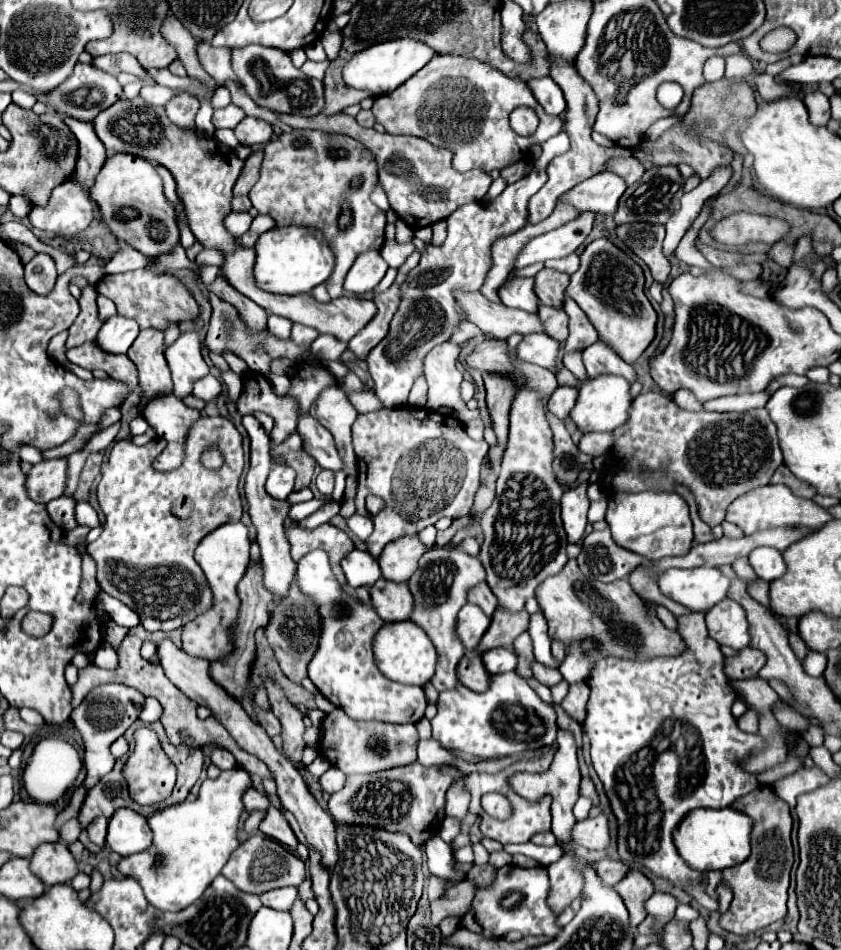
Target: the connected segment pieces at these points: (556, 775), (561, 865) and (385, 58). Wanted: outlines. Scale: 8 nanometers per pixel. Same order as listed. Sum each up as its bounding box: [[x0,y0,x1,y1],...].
[[509,728,581,842],[547,854,585,914],[343,38,435,96]]

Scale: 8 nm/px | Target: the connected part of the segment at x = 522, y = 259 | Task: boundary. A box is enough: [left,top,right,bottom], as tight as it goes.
[513,212,595,270]

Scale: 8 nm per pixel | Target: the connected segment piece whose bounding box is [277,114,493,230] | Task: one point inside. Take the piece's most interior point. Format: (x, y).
(422, 187)

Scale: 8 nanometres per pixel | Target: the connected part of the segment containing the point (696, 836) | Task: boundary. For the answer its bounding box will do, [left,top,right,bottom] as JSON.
[673,808,753,872]

